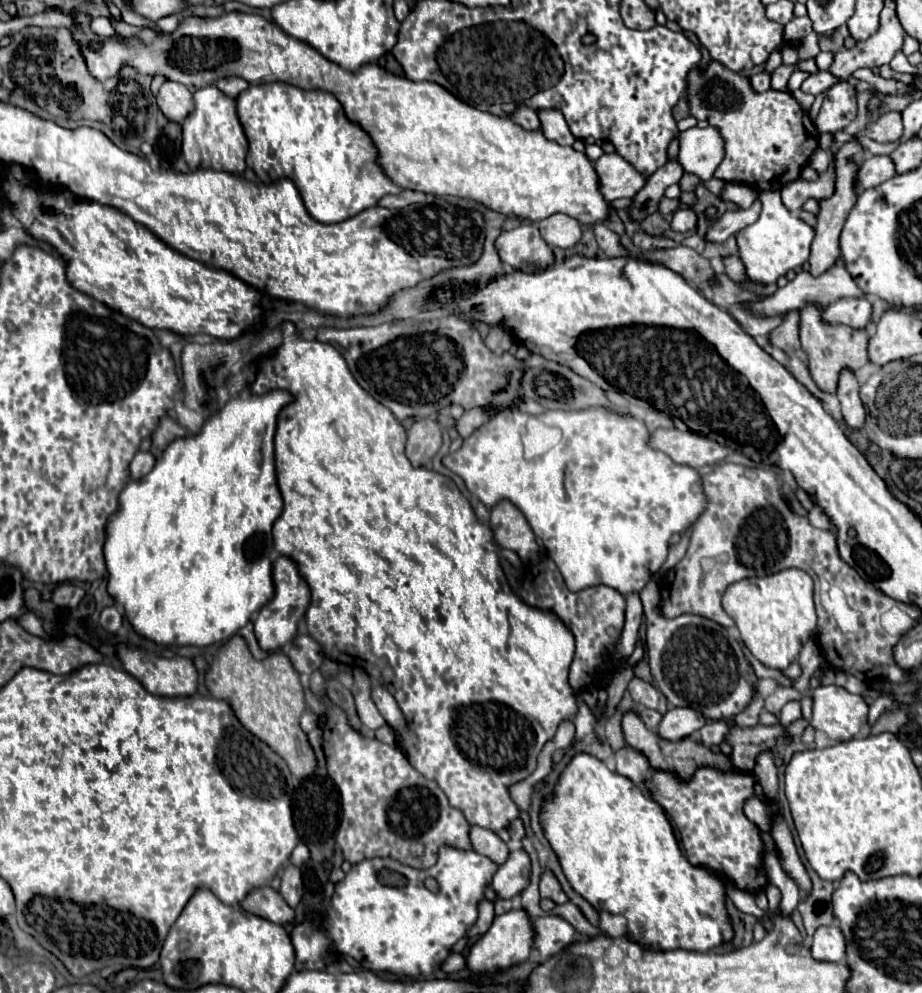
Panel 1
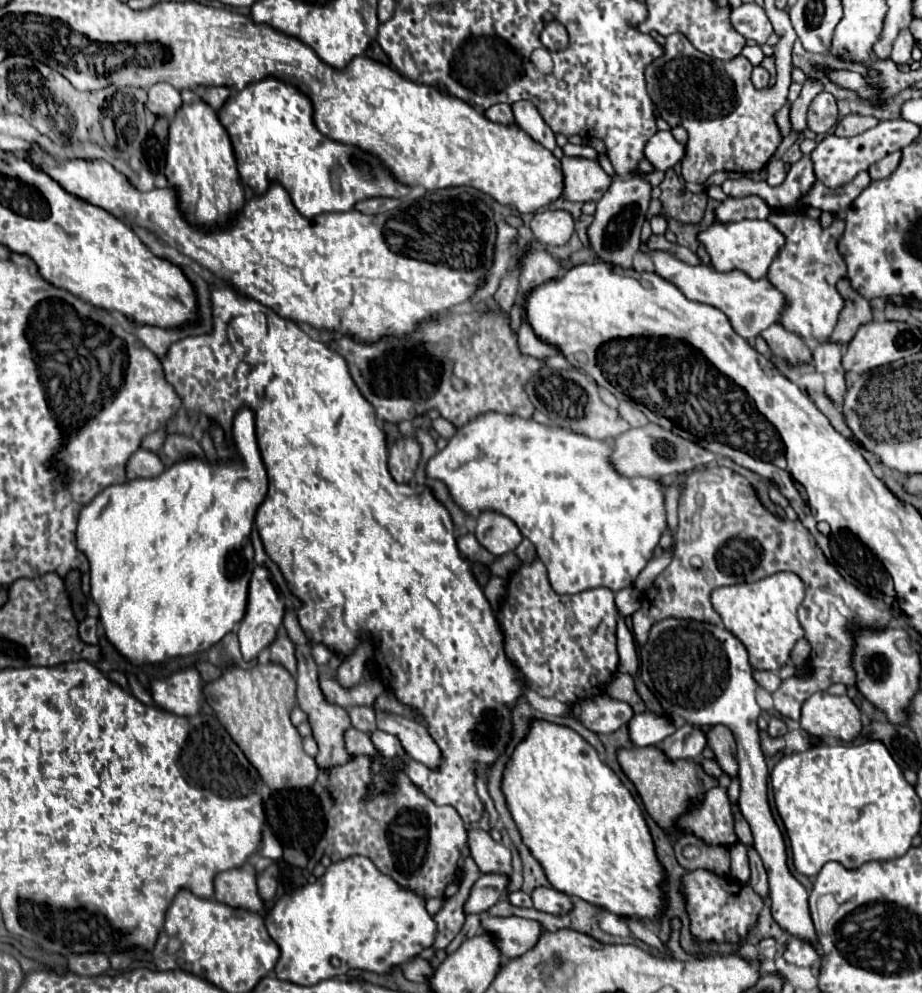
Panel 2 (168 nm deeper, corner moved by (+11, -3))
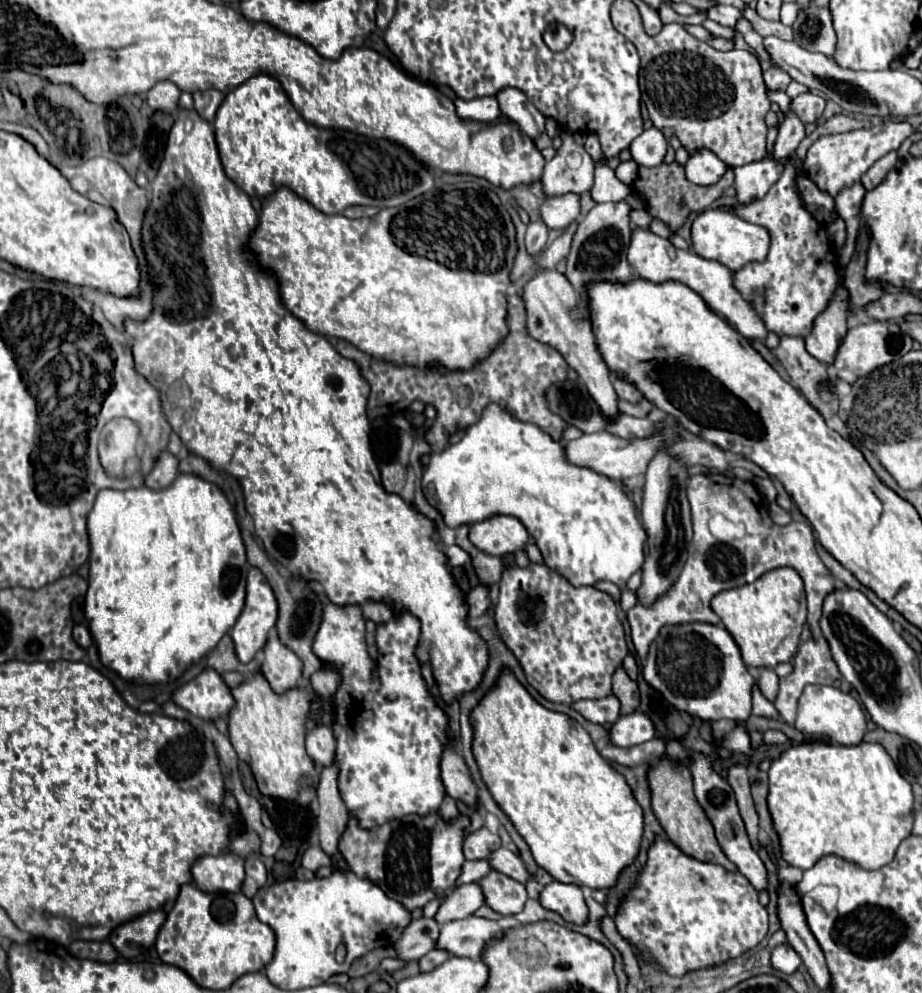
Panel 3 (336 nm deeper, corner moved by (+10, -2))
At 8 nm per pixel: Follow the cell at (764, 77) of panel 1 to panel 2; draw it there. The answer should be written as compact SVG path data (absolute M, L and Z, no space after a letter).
M753 67L751 81L753 81L753 87L755 87L755 89L763 89L763 87L767 87L767 83L769 83L769 73L767 73L763 67Z

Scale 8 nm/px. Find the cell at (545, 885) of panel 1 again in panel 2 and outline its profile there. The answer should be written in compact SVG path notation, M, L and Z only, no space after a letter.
M535 887L531 897L533 897L537 911L551 913L551 915L565 915L573 907L569 895L557 891L553 887Z

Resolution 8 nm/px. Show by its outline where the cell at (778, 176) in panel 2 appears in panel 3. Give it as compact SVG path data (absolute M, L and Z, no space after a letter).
M786 164L780 180L762 200L720 206L720 210L730 210L742 220L766 228L770 234L770 250L766 260L750 262L736 270L734 288L738 288L740 296L752 308L756 308L758 316L770 332L776 332L778 336L808 336L814 318L826 310L830 298L834 296L838 286L838 266L824 226L818 224L814 216L810 216L798 196L794 164Z

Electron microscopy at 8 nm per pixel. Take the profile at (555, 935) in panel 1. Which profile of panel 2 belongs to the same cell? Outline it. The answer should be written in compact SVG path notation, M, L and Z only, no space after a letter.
M489 917L483 919L481 925L497 939L505 959L521 957L521 953L533 949L533 945L537 945L543 933L539 921L523 917Z

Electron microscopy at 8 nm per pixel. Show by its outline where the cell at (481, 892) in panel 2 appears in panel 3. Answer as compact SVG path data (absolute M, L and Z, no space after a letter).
M478 882L462 884L454 892L446 894L442 904L438 906L438 912L436 912L434 920L438 924L460 920L460 918L472 916L482 904L484 904L484 894L482 894L480 884Z

